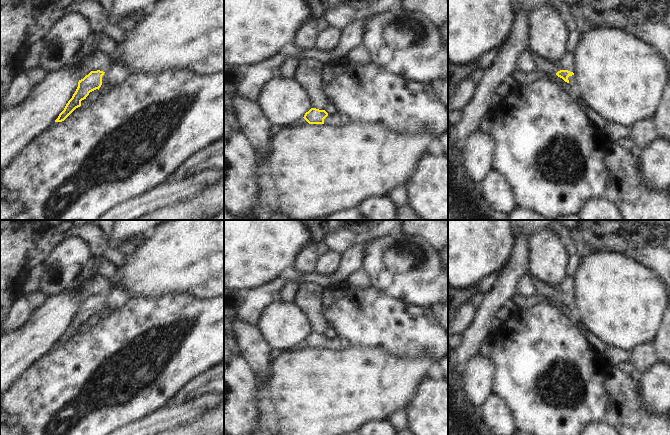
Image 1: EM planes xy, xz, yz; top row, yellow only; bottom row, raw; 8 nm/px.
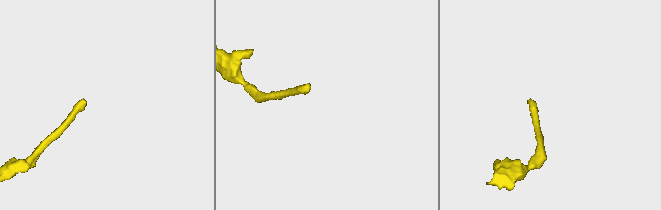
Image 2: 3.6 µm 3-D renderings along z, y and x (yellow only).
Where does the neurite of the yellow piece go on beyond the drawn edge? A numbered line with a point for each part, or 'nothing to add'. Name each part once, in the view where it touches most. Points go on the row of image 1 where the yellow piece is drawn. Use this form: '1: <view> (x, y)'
1: xy (117, 73)

